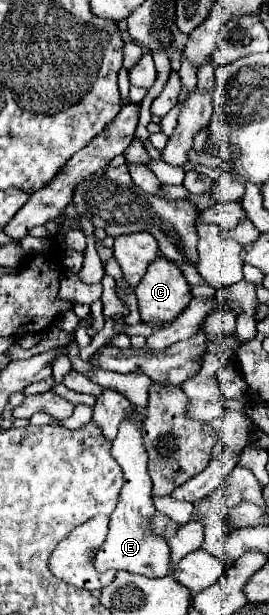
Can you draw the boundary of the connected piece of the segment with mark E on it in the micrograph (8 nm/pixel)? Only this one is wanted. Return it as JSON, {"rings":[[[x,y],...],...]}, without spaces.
{"rings":[[[136,408],[134,412],[136,416],[128,414],[120,422],[118,436],[112,440],[110,454],[124,472],[124,486],[120,490],[118,504],[114,512],[110,514],[110,530],[108,530],[106,542],[102,544],[102,548],[98,550],[94,558],[94,566],[98,572],[106,572],[112,568],[112,570],[136,572],[148,578],[162,578],[170,574],[170,550],[168,550],[166,540],[156,538],[154,534],[148,534],[148,518],[152,516],[154,506],[152,506],[152,492],[150,492],[152,480],[146,470],[148,456],[146,456],[146,448],[142,440],[142,426],[144,426],[146,416]]]}

